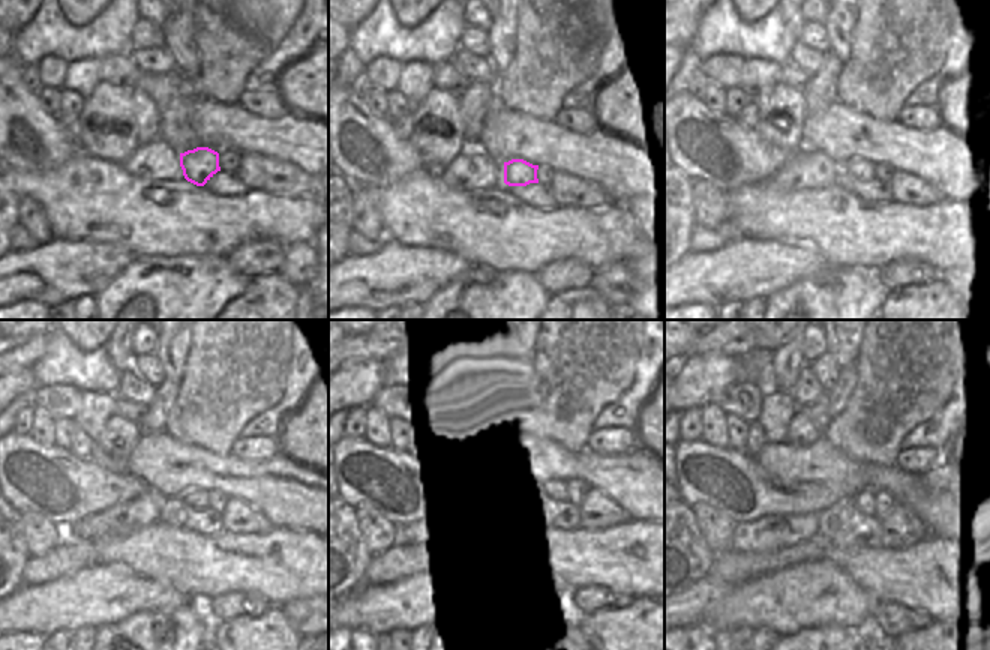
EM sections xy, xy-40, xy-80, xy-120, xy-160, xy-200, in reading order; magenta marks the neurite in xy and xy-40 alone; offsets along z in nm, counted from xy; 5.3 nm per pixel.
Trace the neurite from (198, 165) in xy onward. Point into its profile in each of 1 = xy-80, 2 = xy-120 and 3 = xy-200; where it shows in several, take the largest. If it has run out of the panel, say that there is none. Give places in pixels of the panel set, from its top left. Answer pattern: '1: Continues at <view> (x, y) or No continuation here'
1: Continues at xy-80 (860, 168)
2: Continues at xy-120 (195, 500)
3: Continues at xy-200 (864, 500)

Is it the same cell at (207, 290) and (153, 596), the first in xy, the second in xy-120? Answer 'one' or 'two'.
two

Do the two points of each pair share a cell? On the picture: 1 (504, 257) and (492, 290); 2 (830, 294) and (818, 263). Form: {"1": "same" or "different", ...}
{"1": "different", "2": "different"}

